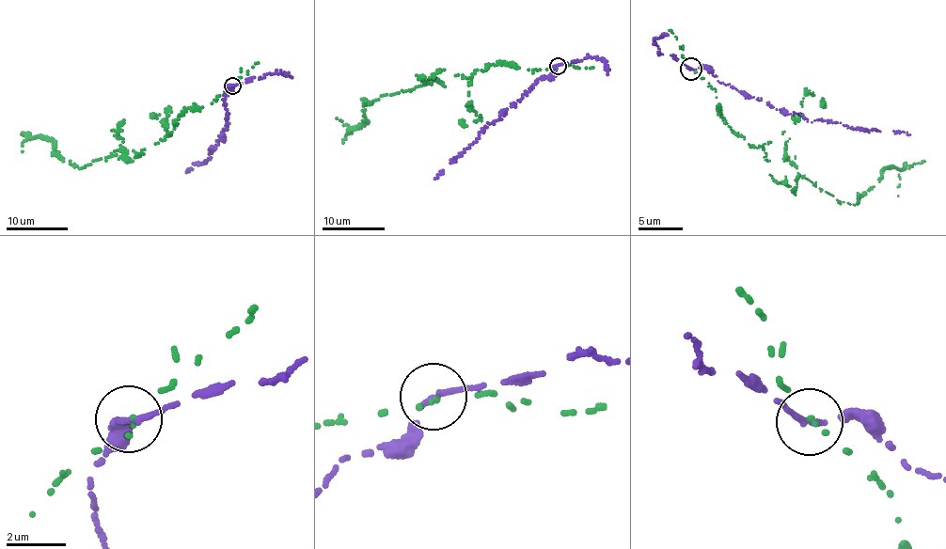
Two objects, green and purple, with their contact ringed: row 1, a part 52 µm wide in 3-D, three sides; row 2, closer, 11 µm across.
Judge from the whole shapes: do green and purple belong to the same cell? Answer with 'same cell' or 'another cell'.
another cell

